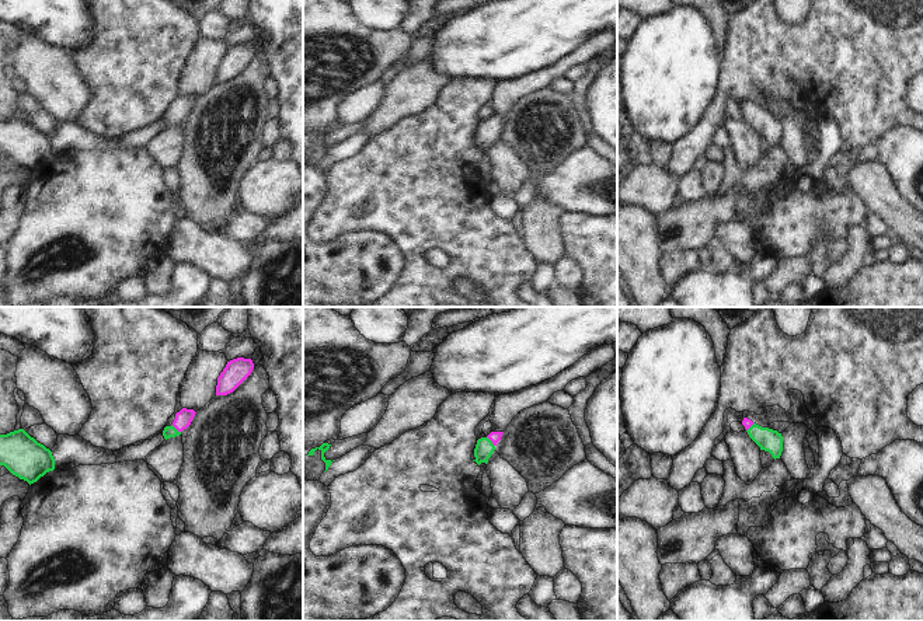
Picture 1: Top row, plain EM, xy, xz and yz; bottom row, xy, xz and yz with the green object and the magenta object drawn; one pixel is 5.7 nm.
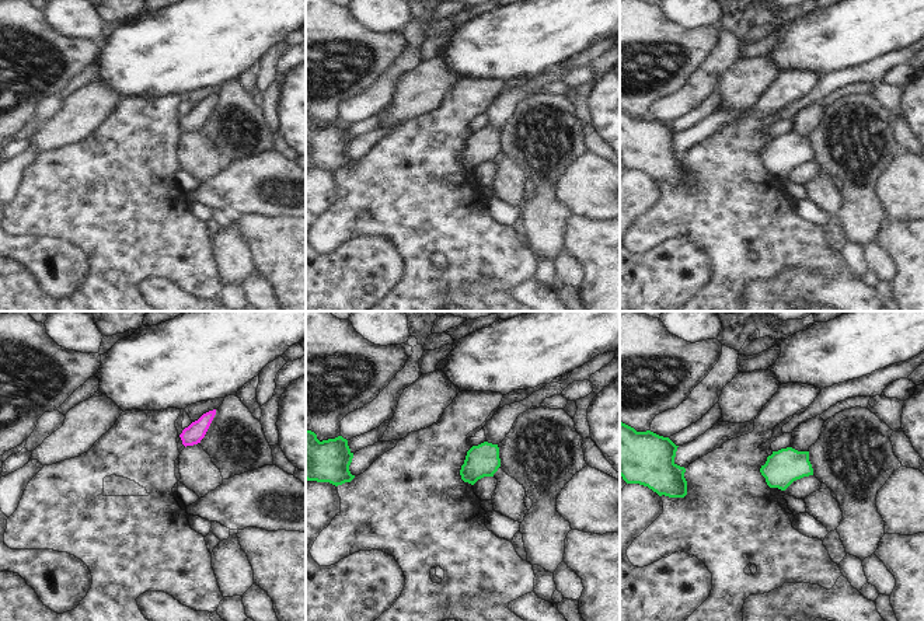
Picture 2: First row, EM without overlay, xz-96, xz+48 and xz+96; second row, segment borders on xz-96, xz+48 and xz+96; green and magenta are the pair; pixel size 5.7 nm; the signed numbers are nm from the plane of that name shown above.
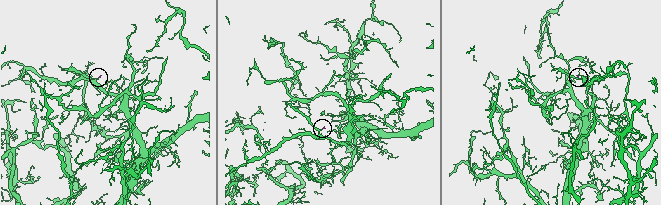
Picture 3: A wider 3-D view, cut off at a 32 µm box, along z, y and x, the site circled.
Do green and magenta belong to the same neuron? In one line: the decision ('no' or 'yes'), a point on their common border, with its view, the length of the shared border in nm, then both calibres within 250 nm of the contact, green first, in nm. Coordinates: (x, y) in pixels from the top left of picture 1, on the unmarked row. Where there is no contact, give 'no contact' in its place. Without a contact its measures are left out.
yes | xz (491, 128) | 80 nm | 110/60 nm

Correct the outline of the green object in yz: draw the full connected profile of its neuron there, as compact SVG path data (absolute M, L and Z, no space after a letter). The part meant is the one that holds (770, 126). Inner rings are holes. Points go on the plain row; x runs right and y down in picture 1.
M743 104L742 111L745 112L749 123L760 133L760 136L769 137L774 146L780 144L783 137L781 119L769 114L762 114L748 104Z

